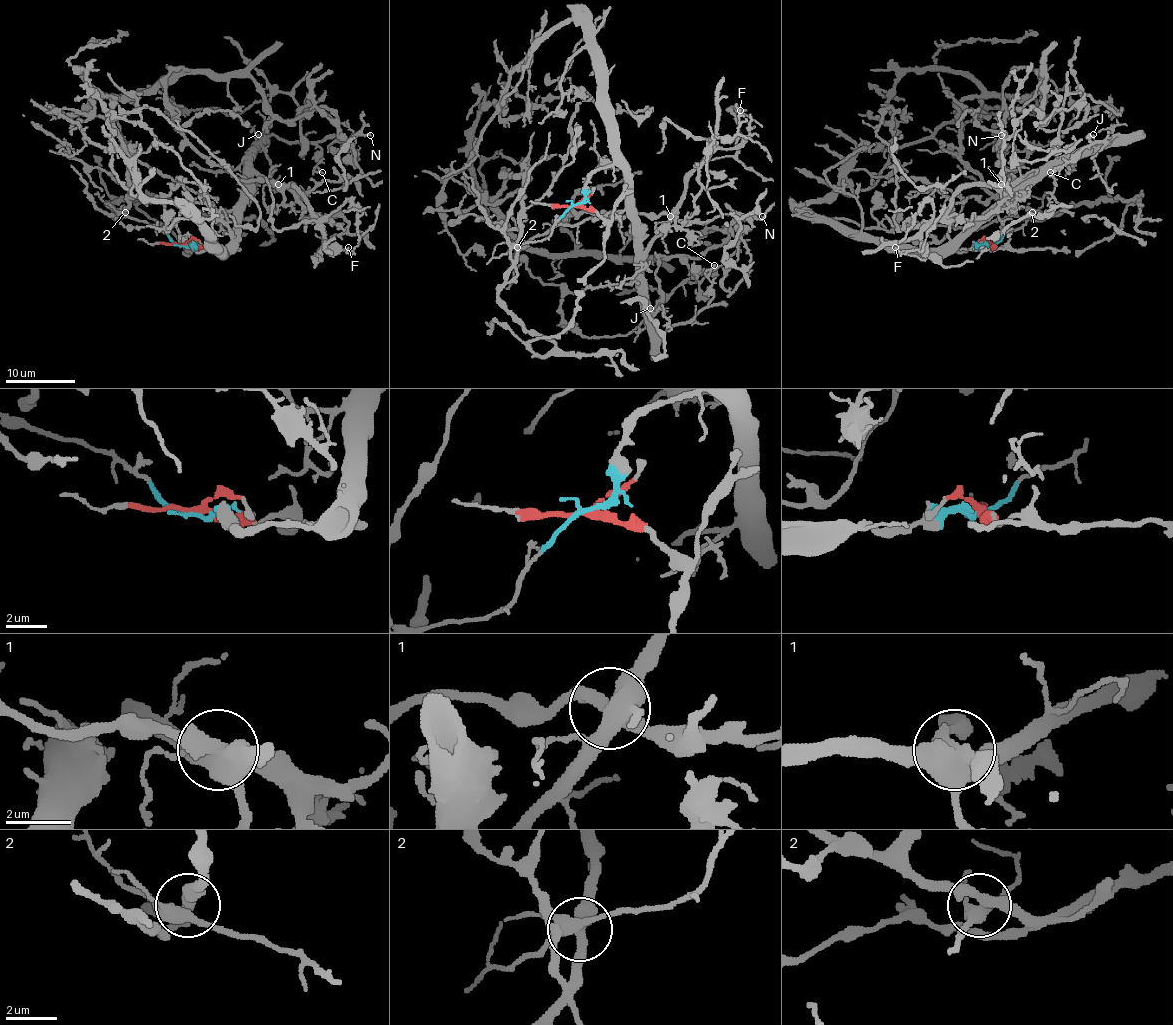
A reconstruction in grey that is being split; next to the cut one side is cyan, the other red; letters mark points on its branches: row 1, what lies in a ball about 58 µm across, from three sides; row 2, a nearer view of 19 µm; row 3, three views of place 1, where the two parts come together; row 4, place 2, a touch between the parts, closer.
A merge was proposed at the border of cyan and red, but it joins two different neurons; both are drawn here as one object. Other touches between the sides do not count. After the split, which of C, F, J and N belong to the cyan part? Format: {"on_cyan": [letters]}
{"on_cyan": ["C", "F", "J"]}

